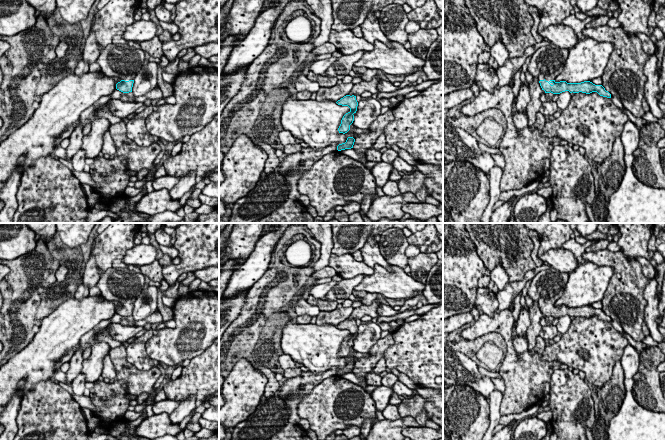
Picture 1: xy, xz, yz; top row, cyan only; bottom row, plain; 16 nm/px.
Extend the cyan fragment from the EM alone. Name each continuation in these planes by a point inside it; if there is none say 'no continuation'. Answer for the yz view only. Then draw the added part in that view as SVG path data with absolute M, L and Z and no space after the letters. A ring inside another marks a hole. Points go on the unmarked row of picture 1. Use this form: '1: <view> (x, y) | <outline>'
1: yz (547, 286) | M551 268L540 271L531 281L528 295L538 304L555 304L562 296L569 274Z

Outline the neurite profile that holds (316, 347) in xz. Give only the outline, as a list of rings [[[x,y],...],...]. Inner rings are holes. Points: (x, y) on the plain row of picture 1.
[[[287,322],[282,330],[280,345],[283,354],[289,355],[297,363],[301,363],[314,374],[328,371],[332,367],[345,367],[348,361],[356,363],[358,358],[355,357],[356,351],[351,348],[350,354],[343,358],[338,355],[343,340],[350,336],[348,330],[338,329],[334,325],[317,325],[317,324],[298,324]]]

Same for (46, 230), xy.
[[[26,223],[36,235],[39,235],[46,243],[52,239],[57,232],[56,223]]]

